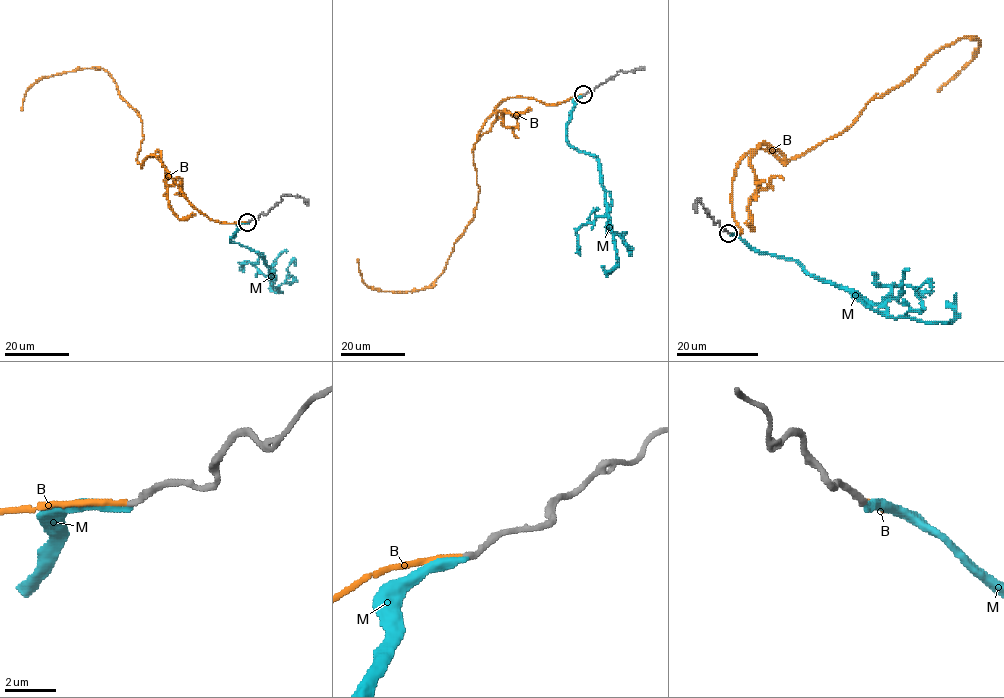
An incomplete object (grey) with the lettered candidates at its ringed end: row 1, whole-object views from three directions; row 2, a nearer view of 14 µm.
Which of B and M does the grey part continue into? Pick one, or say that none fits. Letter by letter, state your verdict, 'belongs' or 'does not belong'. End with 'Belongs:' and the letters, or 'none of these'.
B: belongs
M: does not belong
Belongs: B

